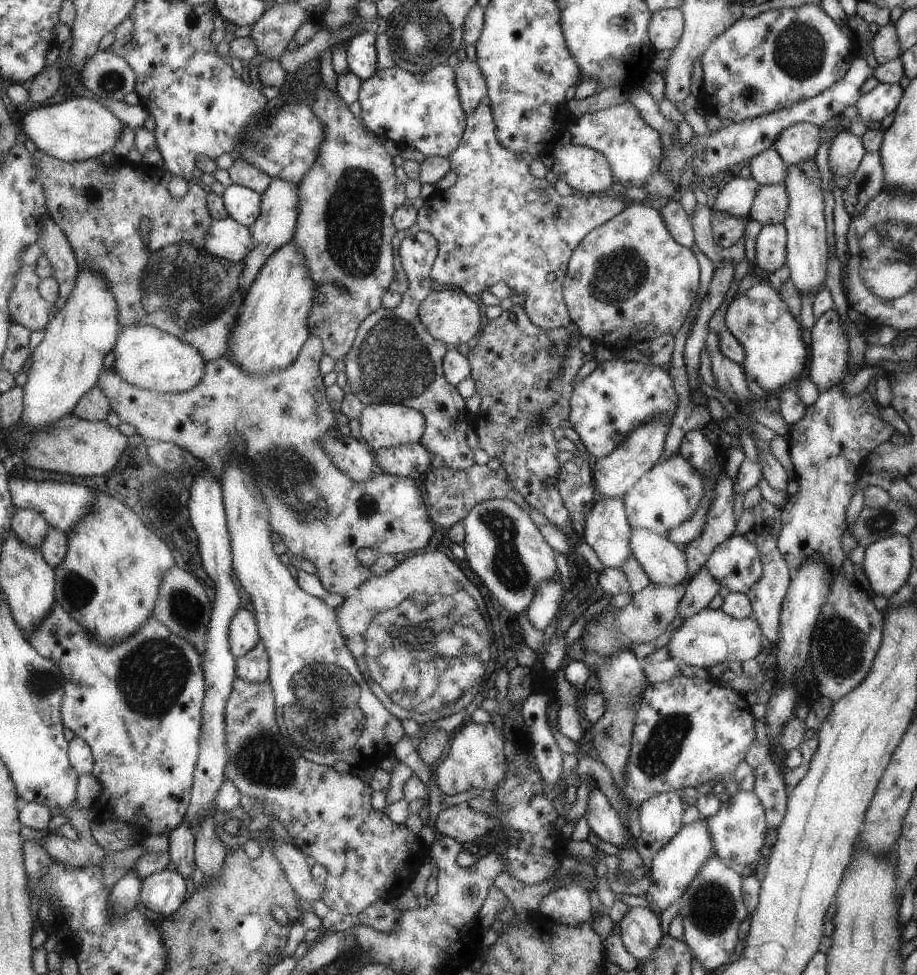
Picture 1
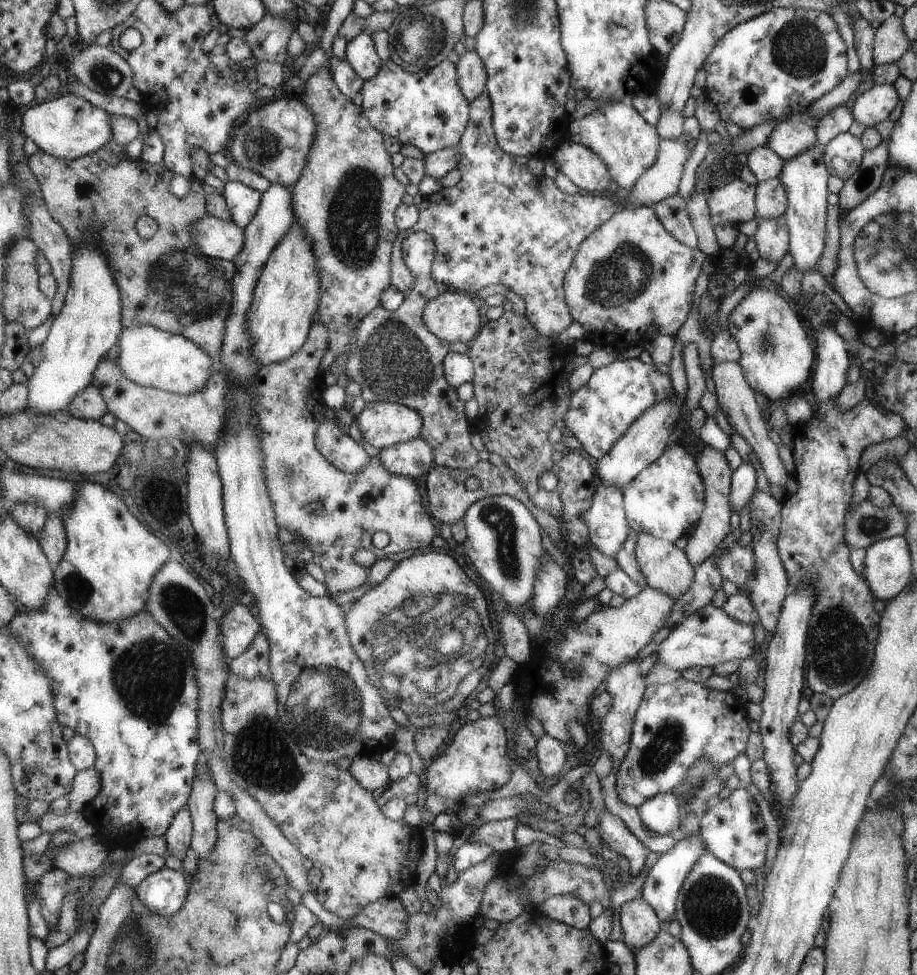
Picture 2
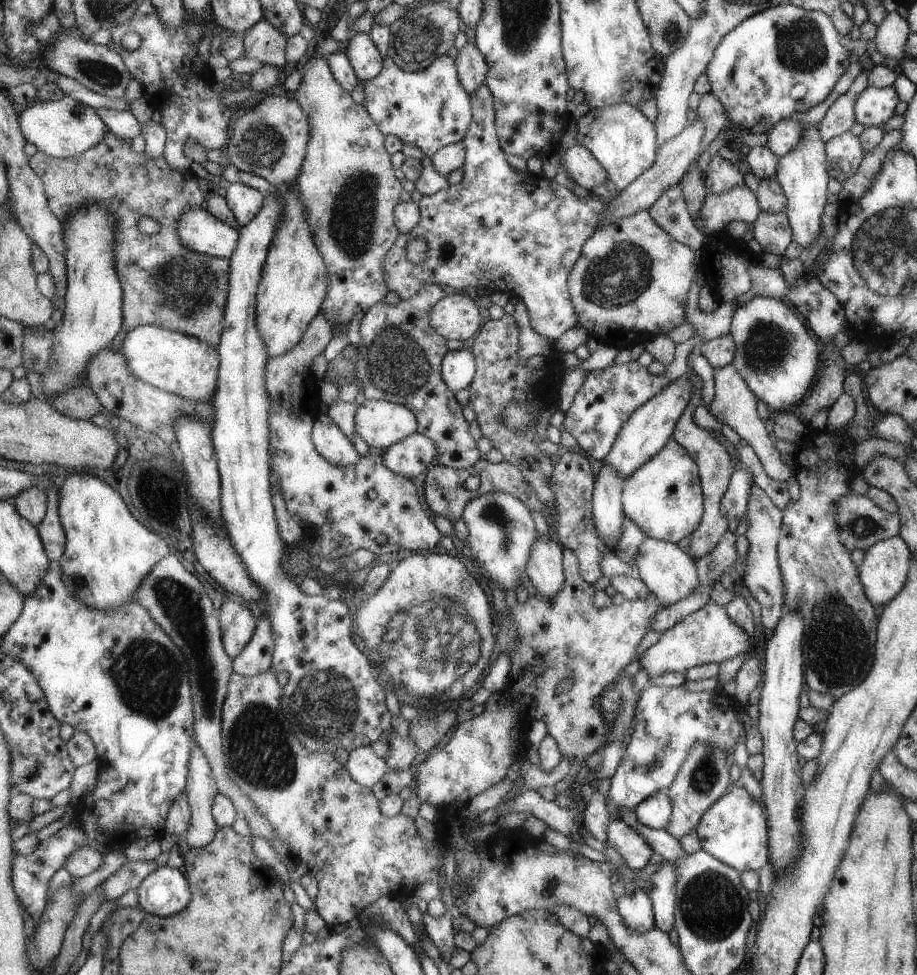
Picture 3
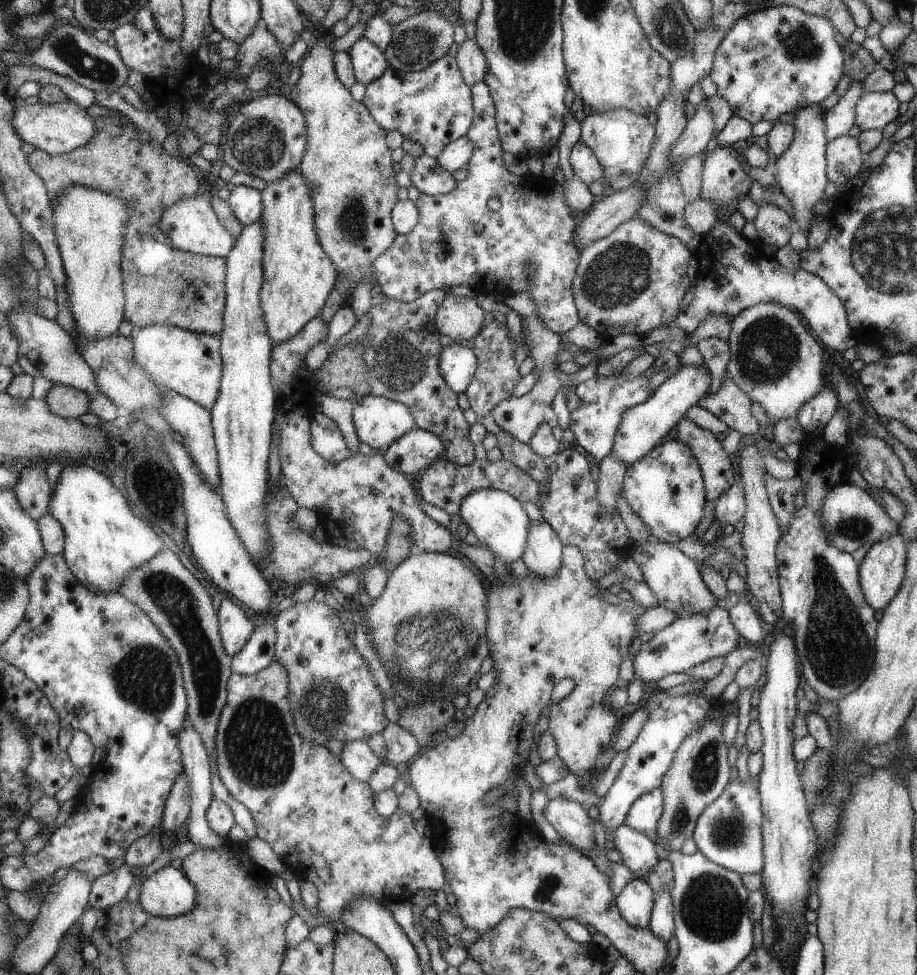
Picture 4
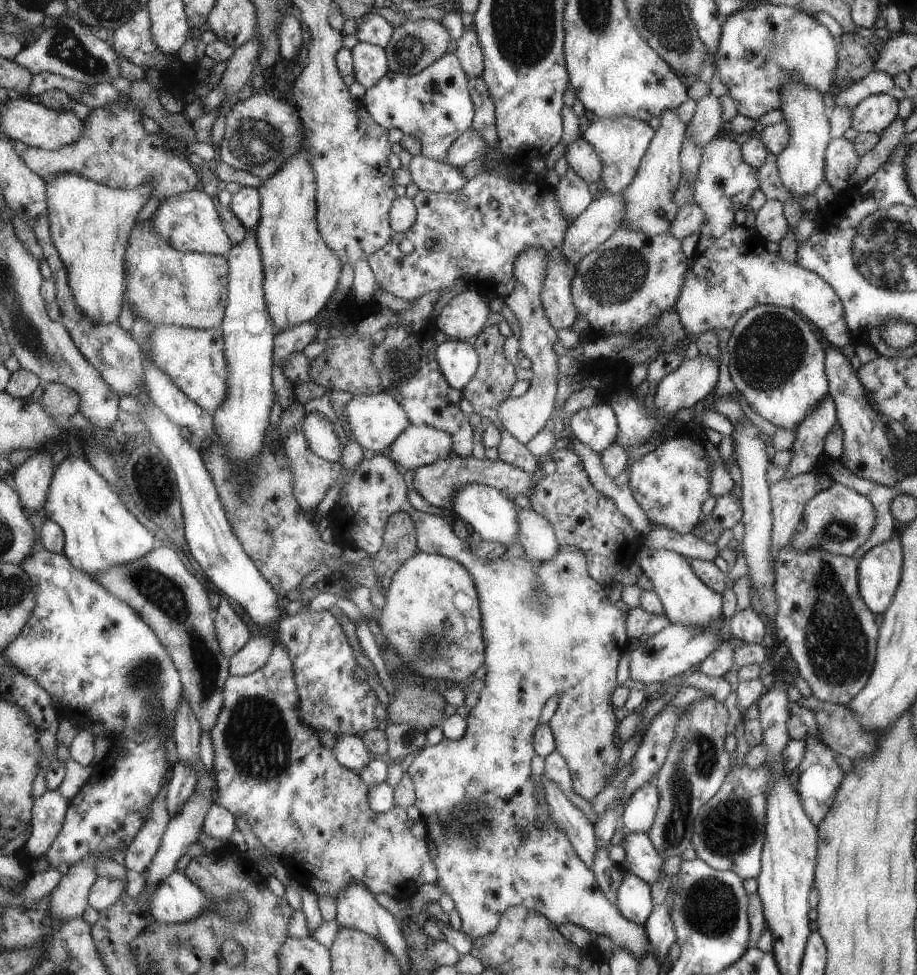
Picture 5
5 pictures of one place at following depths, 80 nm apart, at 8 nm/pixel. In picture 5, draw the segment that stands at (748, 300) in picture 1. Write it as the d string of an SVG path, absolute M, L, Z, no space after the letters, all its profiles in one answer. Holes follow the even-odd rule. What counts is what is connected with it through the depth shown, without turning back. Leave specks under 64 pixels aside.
M757 305L741 316L732 326L727 341L729 362L727 370L736 390L746 401L753 412L776 426L777 429L787 429L795 432L827 394L827 381L821 360L823 360L823 346L811 332L809 324L787 307L775 305Z

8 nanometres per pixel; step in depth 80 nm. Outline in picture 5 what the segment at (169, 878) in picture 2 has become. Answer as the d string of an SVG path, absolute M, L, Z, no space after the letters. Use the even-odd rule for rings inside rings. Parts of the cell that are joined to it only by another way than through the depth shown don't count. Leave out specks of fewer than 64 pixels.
M173 871L152 893L148 910L162 923L186 923L200 917L210 906L205 891L183 872Z

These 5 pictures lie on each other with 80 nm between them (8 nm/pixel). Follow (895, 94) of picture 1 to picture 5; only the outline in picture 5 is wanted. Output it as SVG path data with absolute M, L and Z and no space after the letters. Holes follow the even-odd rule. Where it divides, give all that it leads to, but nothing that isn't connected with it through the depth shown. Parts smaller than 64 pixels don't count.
M888 93L865 97L852 108L850 127L858 133L880 133L897 117L898 100Z

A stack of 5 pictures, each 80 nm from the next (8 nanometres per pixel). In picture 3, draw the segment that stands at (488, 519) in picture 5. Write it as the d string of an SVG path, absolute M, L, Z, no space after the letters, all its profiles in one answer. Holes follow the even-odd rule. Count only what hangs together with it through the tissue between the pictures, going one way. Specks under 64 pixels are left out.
M487 493L467 504L463 519L470 530L465 545L469 548L472 558L481 564L491 580L501 585L503 591L513 590L523 597L525 591L520 576L526 575L529 558L533 554L533 544L539 538L531 510L511 494Z

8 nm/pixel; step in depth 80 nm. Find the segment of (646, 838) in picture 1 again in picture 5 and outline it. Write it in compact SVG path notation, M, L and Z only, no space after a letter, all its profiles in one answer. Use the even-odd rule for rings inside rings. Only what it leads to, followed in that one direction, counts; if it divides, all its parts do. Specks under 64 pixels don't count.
M654 783L636 788L624 804L620 826L626 832L646 833L650 829L658 805L658 790Z

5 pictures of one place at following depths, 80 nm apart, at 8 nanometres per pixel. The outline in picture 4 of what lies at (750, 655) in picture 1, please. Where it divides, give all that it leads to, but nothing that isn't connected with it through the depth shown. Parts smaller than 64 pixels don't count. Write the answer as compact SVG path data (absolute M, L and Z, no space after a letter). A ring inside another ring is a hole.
M717 606L701 614L677 617L647 642L638 643L638 649L632 656L634 676L644 683L656 682L672 672L685 673L697 663L713 657L724 657L736 647L737 637L739 635L728 612Z

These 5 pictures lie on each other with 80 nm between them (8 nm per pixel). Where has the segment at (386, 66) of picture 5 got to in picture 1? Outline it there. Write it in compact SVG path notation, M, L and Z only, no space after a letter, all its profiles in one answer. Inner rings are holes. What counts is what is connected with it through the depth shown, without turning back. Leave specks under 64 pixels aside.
M364 32L354 36L346 46L348 70L363 81L369 80L380 68L378 62L378 35Z

